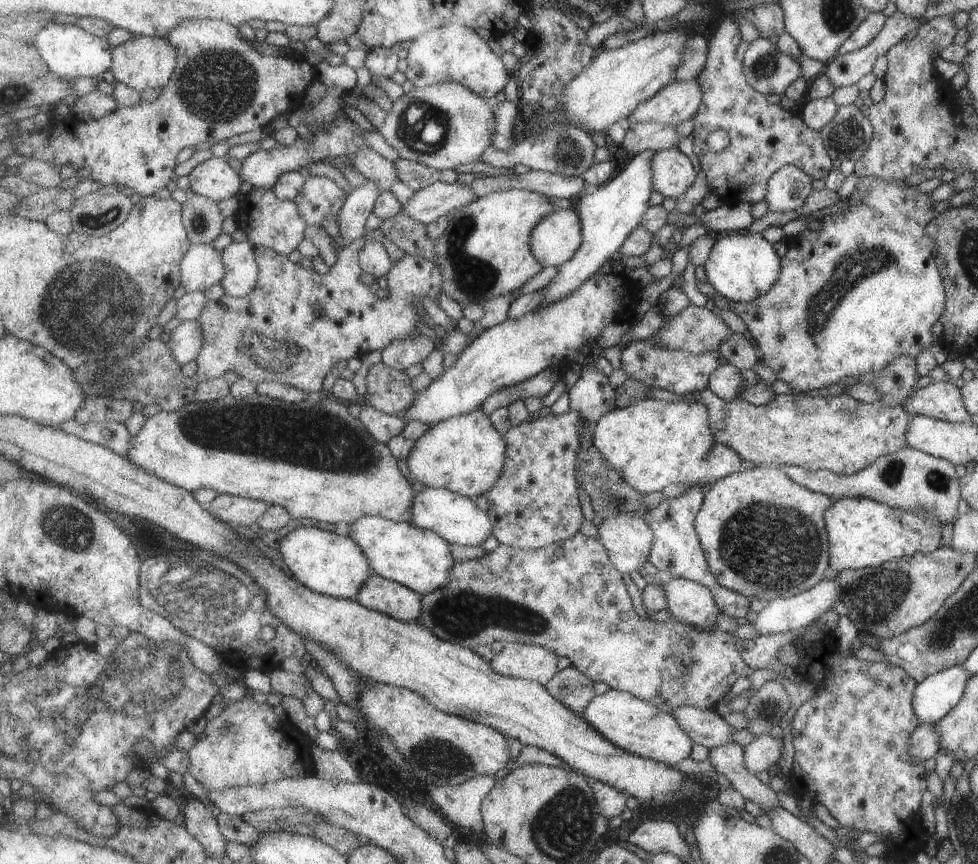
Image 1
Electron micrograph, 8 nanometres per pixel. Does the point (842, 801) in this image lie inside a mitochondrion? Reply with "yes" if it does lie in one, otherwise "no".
no

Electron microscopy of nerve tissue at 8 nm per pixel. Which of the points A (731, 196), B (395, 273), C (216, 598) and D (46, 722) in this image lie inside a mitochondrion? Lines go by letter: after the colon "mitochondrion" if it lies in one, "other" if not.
A: other
B: other
C: mitochondrion
D: mitochondrion

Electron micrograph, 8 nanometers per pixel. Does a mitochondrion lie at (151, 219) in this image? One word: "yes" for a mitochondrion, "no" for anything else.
no

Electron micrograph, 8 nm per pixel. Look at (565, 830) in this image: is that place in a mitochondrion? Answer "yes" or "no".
yes

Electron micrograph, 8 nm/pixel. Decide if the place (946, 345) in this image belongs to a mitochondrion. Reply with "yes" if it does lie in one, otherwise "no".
no

